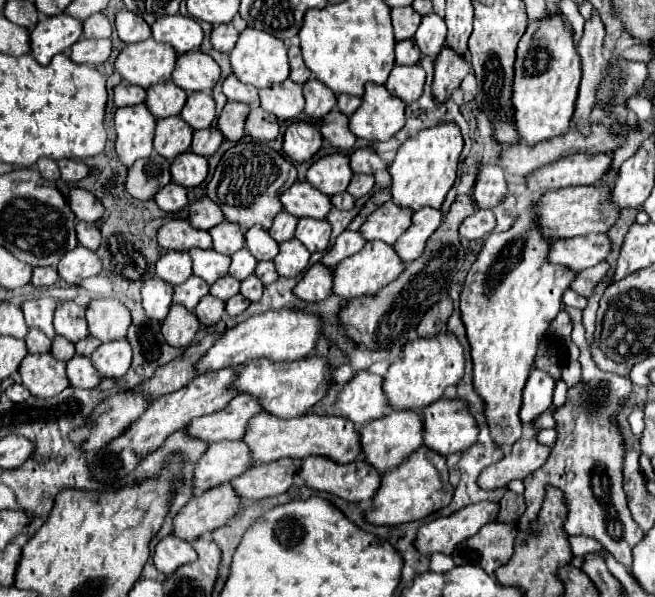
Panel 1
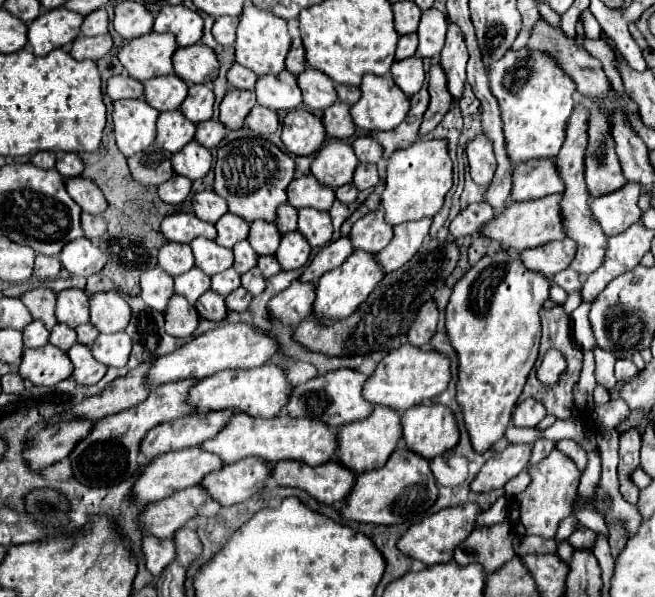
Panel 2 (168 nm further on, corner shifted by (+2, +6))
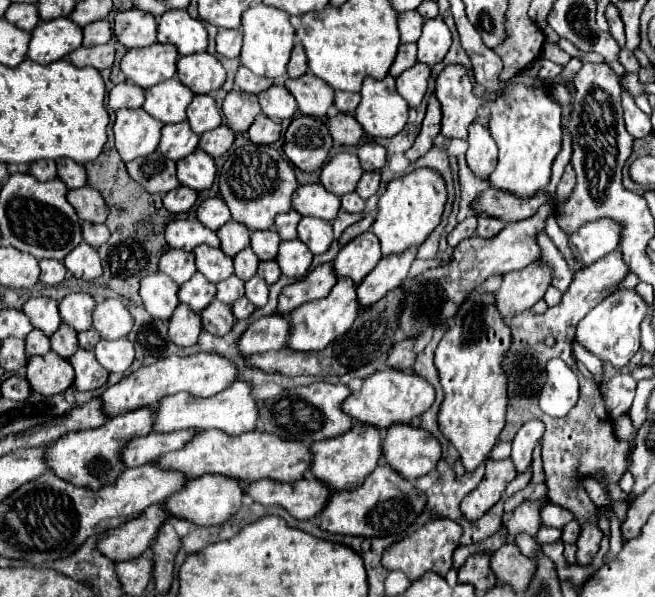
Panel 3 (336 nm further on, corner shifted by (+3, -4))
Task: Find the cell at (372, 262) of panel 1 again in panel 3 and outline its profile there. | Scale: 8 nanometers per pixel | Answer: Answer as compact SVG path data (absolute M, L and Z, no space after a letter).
M339 278L337 284L331 288L331 292L325 298L307 302L291 312L291 316L289 316L291 328L289 328L289 338L287 338L285 348L299 350L299 352L323 350L335 338L343 336L351 328L357 314L359 314L359 304L357 304L357 294L355 294L355 284L347 278Z

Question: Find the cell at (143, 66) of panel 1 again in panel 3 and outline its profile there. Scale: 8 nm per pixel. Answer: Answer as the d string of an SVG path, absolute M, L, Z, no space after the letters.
M157 42L157 44L145 46L145 48L133 48L133 50L129 50L123 56L123 60L121 60L121 70L137 86L151 88L151 86L155 86L159 82L165 82L165 80L173 78L173 74L177 72L177 68L175 68L177 58L179 58L179 52L175 52L175 48L171 48L171 44L159 44Z

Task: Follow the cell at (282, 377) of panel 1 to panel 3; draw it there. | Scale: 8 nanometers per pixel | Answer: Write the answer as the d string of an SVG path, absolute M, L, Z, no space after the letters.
M237 380L235 384L231 384L231 388L225 388L223 392L217 392L211 398L195 398L195 396L189 396L187 392L165 396L155 406L153 432L177 432L177 430L201 432L201 430L213 428L229 436L239 436L243 432L255 430L255 420L257 420L257 404L251 398L251 386L243 380Z

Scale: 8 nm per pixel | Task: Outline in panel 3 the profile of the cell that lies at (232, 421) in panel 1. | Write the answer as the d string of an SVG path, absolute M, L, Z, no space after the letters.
M151 432L143 438L135 438L129 444L125 444L119 458L123 460L125 468L141 466L141 464L147 464L147 462L159 458L165 452L183 448L183 444L187 440L191 440L193 436L195 436L195 432L171 432L171 434Z

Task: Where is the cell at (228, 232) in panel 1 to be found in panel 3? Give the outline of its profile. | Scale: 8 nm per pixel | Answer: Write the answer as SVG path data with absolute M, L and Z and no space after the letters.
M229 220L227 224L223 224L217 230L217 236L221 240L221 250L227 256L235 256L237 252L241 252L243 248L249 246L249 238L251 238L251 230L235 220Z

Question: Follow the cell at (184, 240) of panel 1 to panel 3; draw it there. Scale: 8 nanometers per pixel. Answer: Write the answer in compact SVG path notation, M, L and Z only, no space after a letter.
M173 220L165 228L165 240L169 248L181 248L191 252L195 246L206 244L219 248L219 238L213 230L199 220Z

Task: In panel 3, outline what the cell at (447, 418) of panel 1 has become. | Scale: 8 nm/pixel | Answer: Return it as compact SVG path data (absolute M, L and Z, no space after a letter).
M393 424L385 430L381 444L383 460L405 480L429 474L441 458L439 442L421 428Z

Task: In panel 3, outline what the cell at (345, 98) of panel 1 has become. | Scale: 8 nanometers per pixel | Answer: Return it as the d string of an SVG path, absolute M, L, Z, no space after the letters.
M341 90L335 92L335 106L341 112L355 112L357 104L359 104L359 94L355 94L355 92L341 92Z

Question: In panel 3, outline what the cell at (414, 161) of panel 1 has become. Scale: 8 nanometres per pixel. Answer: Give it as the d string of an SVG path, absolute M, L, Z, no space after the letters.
M419 168L403 178L391 180L385 194L377 202L377 216L371 226L371 232L379 238L381 254L399 254L411 246L421 246L425 238L441 222L443 206L447 200L447 190L443 178L429 168Z

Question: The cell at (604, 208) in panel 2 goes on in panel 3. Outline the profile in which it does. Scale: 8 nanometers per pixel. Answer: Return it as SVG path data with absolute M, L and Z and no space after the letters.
M595 220L581 226L575 234L569 236L569 248L573 260L581 266L597 262L607 252L617 250L621 226L613 220Z

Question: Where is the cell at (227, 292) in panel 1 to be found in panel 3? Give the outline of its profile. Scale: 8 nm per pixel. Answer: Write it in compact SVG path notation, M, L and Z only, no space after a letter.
M235 274L229 276L227 280L219 282L217 284L217 300L225 302L225 304L233 304L235 300L239 300L241 296L245 294L245 288L243 288L243 280L239 280Z

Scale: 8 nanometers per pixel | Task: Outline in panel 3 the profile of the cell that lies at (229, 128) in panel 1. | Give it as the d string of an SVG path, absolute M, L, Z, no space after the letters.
M231 90L227 98L223 100L223 116L227 126L233 132L245 132L249 124L255 120L257 114L261 114L259 102L255 94L245 94L241 90Z

